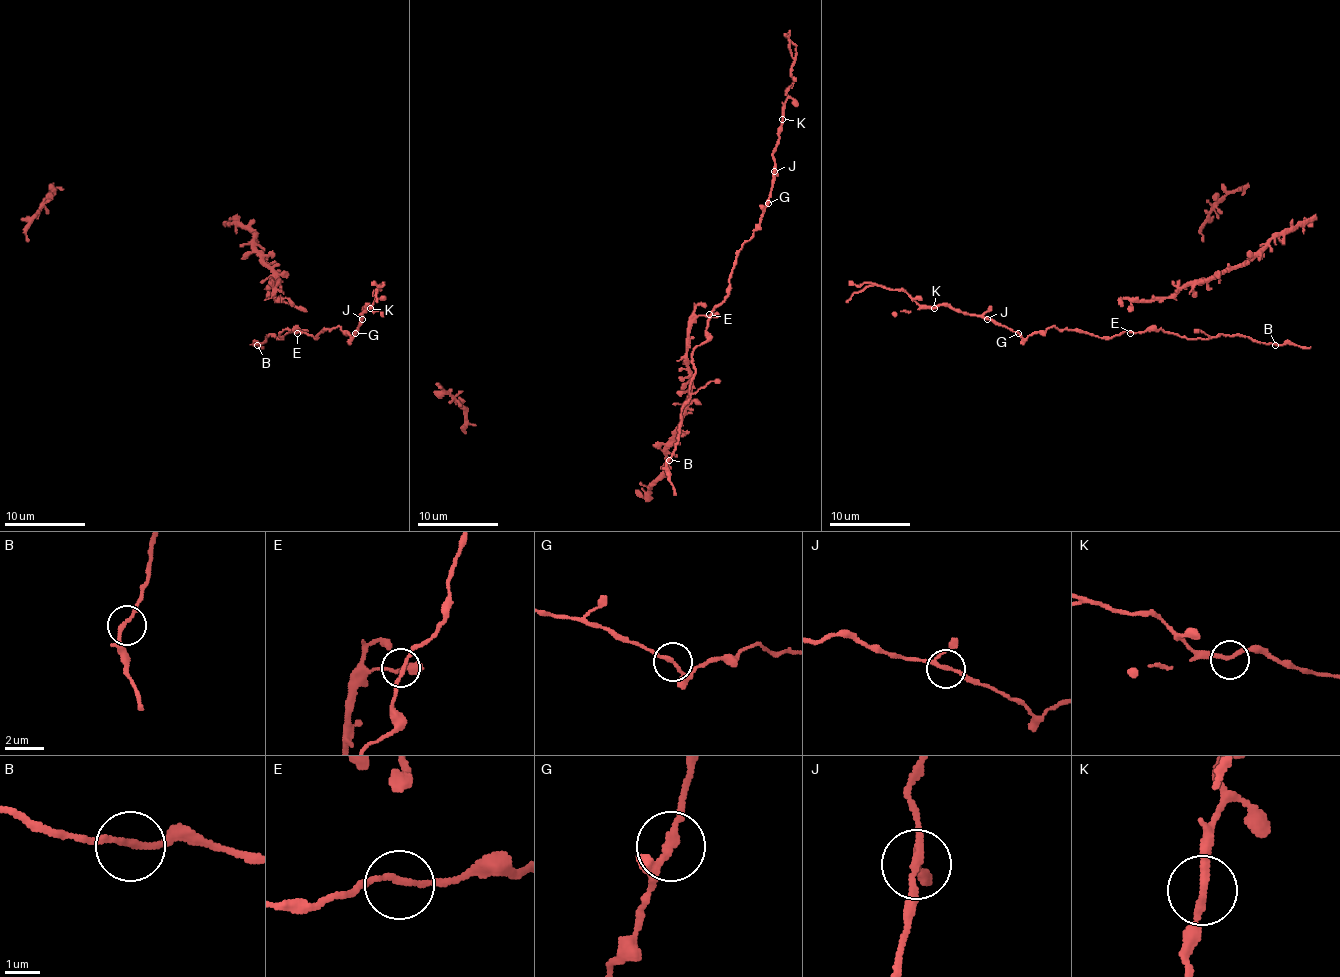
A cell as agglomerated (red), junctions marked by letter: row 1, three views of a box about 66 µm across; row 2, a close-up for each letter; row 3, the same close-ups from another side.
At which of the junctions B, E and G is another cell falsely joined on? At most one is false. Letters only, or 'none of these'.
none of these

